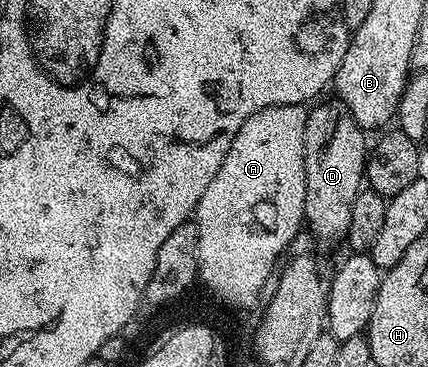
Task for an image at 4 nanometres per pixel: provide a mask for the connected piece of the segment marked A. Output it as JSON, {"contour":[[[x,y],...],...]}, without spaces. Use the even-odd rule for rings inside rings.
{"contour":[[[276,105],[267,107],[235,135],[219,175],[211,179],[211,187],[203,191],[201,199],[201,266],[209,285],[219,283],[227,293],[262,293],[269,281],[269,265],[281,257],[284,249],[293,244],[294,237],[302,232],[305,220],[305,148],[303,135],[307,127],[309,109],[305,105]]]}

